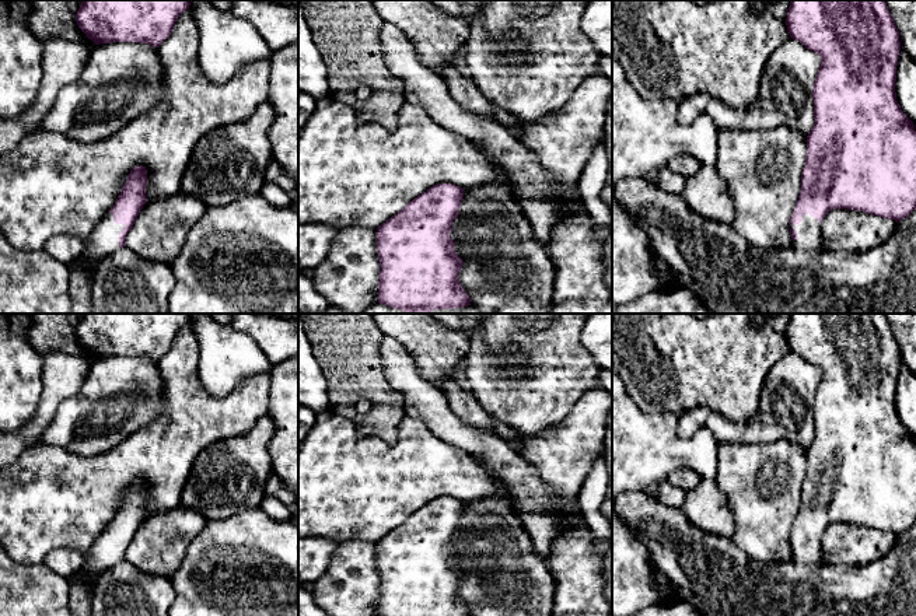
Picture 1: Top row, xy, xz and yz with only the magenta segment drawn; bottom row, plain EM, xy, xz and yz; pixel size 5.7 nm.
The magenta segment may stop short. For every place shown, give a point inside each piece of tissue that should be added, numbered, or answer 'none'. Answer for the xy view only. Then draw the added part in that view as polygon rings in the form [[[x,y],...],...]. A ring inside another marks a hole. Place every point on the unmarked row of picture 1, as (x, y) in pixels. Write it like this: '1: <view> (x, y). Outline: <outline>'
1: xy (104, 555). Outline: [[[108,526],[97,538],[90,554],[84,559],[81,568],[69,578],[81,580],[92,591],[98,577],[119,563],[119,546],[123,542],[125,539],[116,538],[113,535],[113,528]]]

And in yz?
1: yz (810, 543). Outline: [[[804,528],[800,538],[791,539],[797,545],[793,560],[801,564],[824,564],[822,536]]]

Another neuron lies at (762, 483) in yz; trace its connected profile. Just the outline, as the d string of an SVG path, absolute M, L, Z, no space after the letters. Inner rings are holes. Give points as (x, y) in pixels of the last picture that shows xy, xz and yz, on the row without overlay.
M789 440L719 445L714 479L734 518L733 540L749 557L793 560L790 532L807 465L807 451Z

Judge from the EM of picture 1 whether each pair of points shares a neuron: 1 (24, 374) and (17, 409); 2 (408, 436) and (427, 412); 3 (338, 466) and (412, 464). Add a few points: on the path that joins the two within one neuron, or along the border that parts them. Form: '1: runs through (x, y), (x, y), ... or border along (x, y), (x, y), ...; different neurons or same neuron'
1: runs through (17, 382), (17, 401); same neuron
2: border along (405, 415), (419, 419), (444, 441); different neurons
3: runs through (356, 466), (394, 466); same neuron

